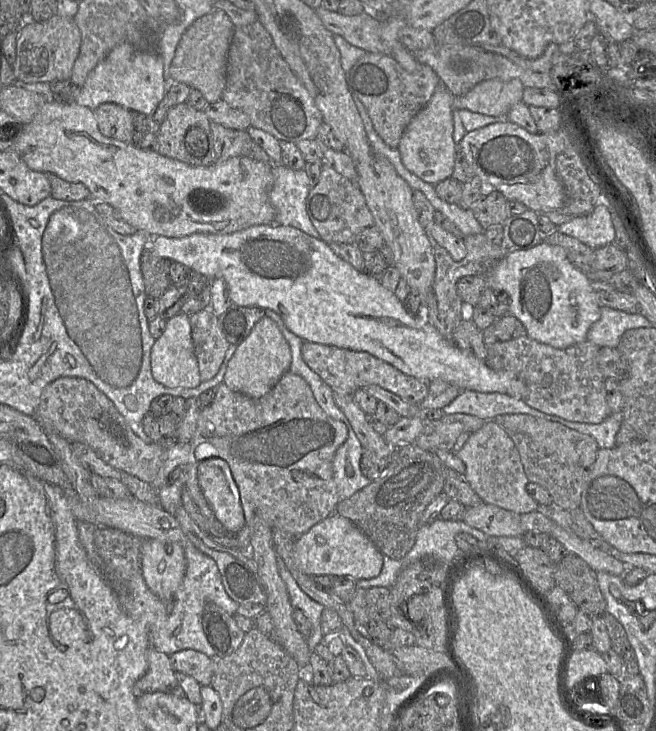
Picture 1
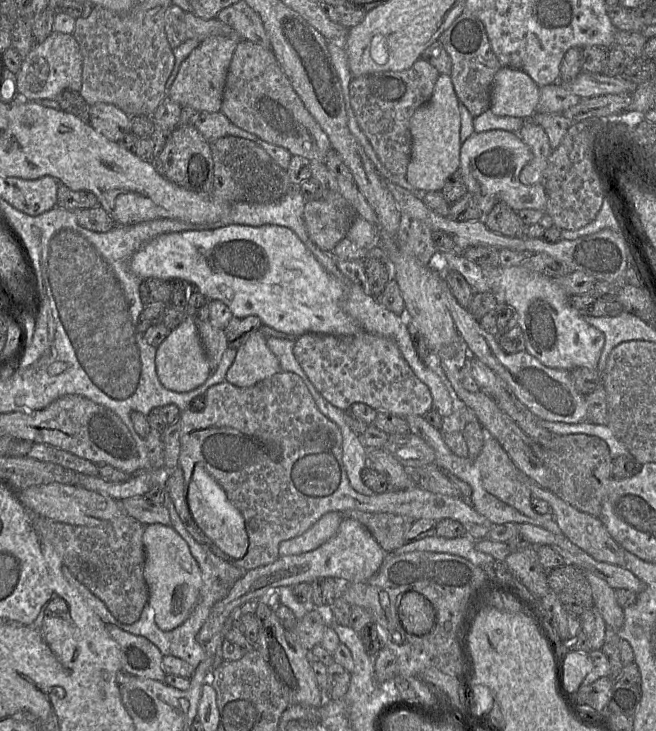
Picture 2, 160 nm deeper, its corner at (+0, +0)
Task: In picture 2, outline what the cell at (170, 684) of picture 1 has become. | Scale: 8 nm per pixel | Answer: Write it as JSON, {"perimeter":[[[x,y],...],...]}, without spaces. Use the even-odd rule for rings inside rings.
{"perimeter":[[[106,624],[106,629],[120,650],[121,665],[116,674],[119,685],[132,678],[164,682],[166,674],[162,669],[163,655],[150,640],[124,631],[114,624]]]}

